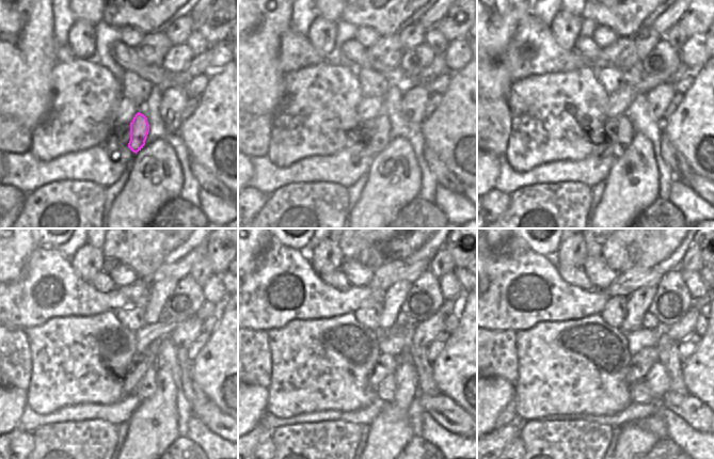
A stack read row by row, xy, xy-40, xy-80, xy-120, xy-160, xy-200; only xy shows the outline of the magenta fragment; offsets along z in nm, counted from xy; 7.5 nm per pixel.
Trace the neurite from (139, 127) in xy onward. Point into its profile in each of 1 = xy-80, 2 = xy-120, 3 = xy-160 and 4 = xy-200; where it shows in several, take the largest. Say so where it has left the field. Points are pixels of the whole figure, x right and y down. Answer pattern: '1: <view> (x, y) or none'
1: xy-80 (624, 129)
2: xy-120 (146, 388)
3: xy-160 (385, 390)
4: xy-200 (639, 393)

